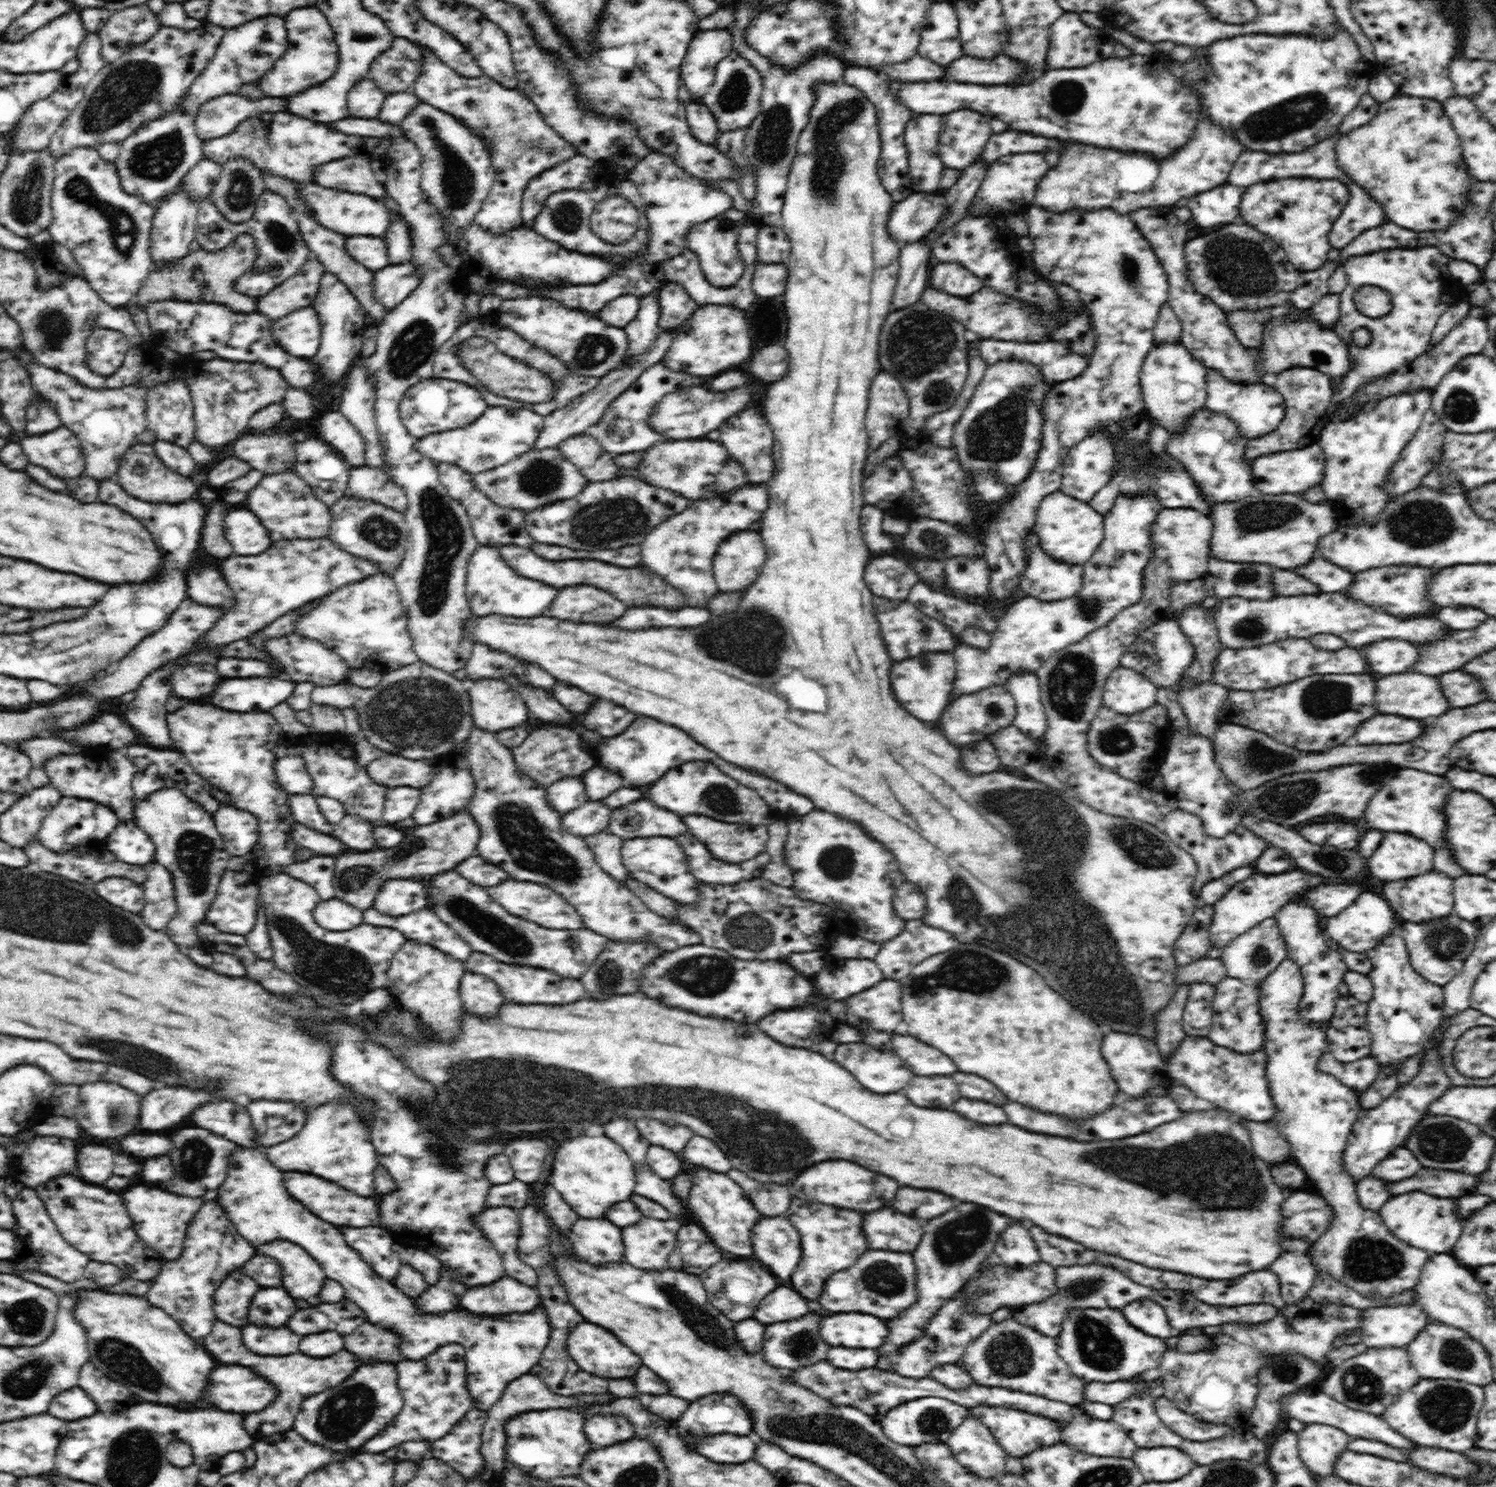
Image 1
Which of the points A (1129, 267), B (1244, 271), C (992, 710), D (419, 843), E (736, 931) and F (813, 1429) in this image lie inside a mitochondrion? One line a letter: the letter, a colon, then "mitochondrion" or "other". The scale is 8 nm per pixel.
A: mitochondrion
B: mitochondrion
C: mitochondrion
D: mitochondrion
E: mitochondrion
F: mitochondrion

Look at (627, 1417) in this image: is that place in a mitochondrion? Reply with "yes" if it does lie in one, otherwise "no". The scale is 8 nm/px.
no

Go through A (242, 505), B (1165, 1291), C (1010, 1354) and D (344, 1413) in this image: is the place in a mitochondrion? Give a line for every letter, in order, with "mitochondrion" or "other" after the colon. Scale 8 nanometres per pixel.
A: other
B: other
C: mitochondrion
D: mitochondrion

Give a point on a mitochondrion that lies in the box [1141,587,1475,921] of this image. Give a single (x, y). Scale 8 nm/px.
(1284, 800)

